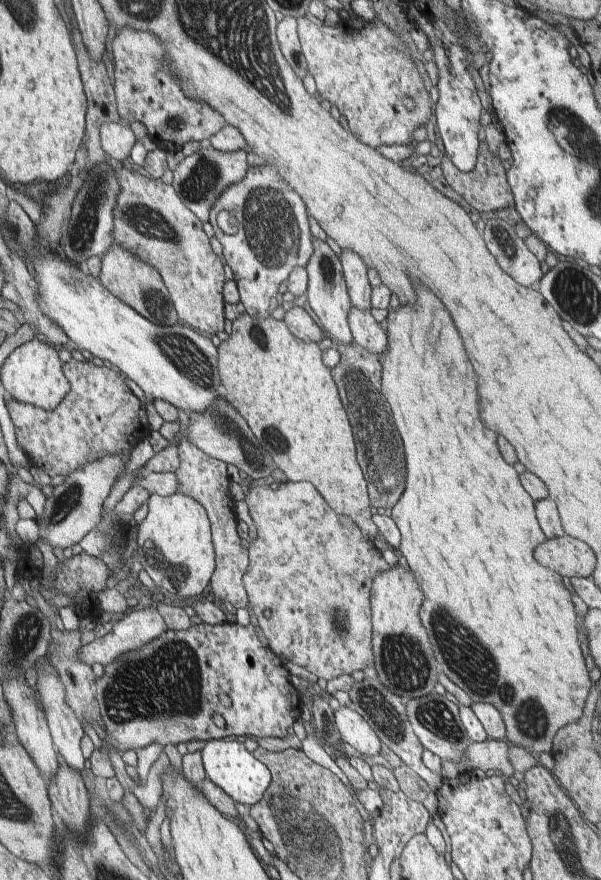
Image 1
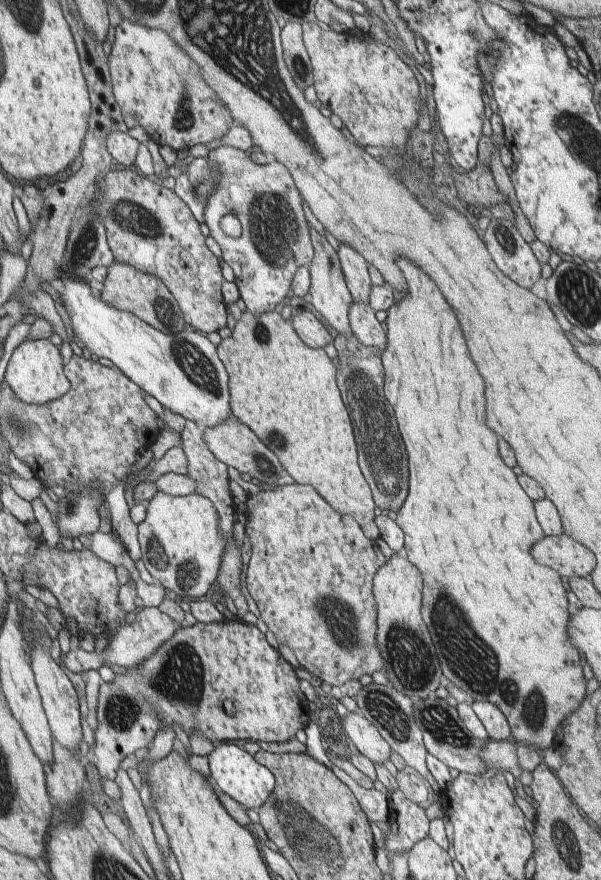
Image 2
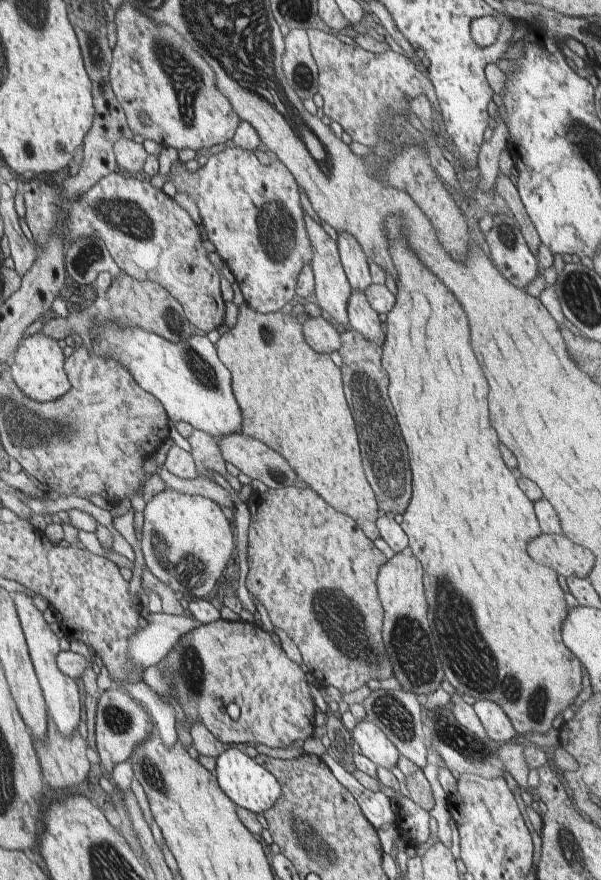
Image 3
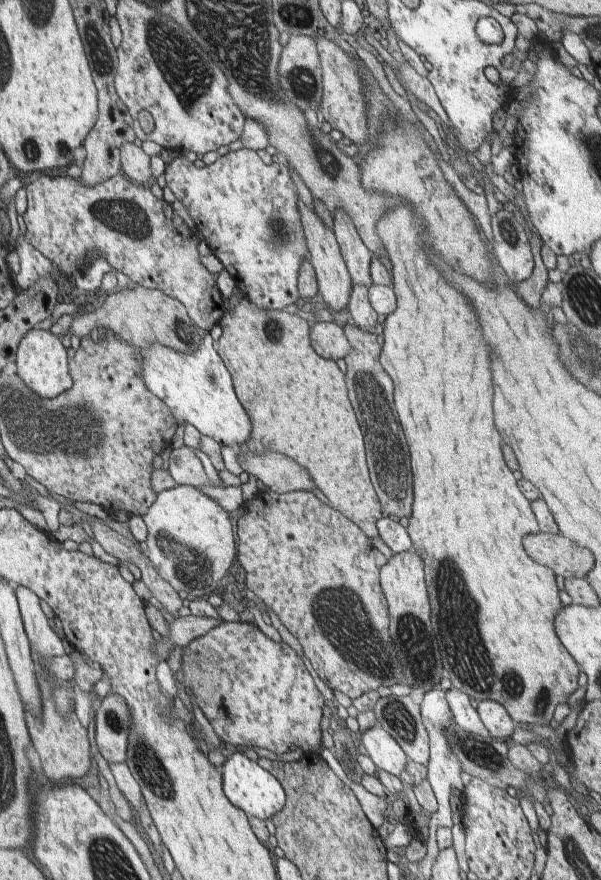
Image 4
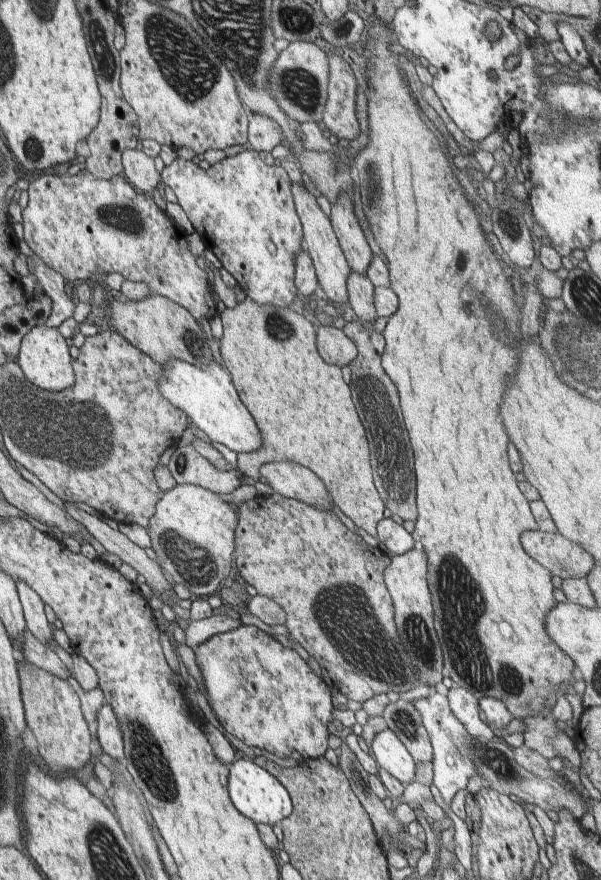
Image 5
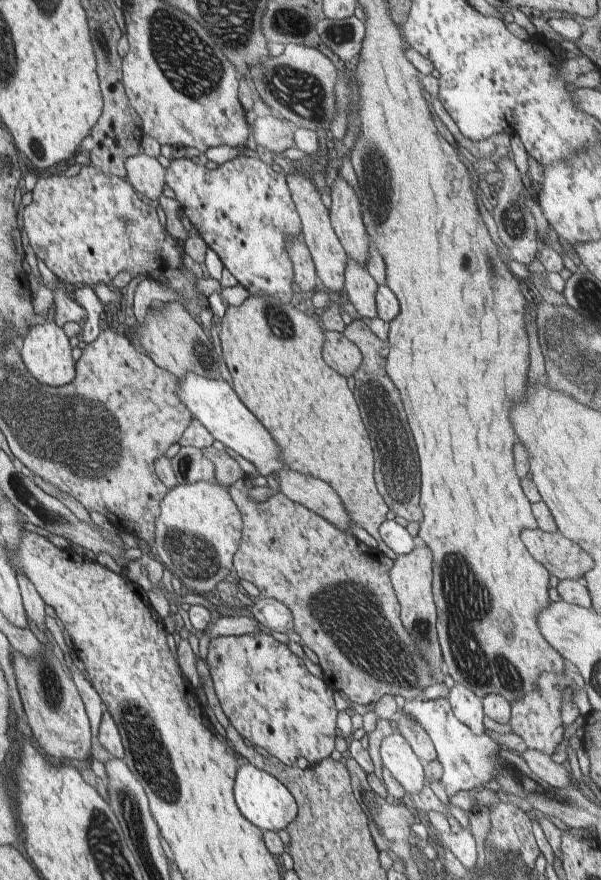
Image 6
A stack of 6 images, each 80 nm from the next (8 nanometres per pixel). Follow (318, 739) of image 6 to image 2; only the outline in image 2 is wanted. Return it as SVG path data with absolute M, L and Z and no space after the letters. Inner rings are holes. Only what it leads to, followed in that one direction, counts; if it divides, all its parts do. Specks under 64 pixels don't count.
M224 620L222 622L215 623L196 623L191 626L185 625L182 627L170 640L167 640L162 646L148 659L145 660L138 668L129 669L129 672L124 675L117 675L116 680L112 683L105 681L101 682L99 689L99 700L97 705L97 727L95 727L95 753L98 759L96 766L99 768L102 776L108 779L115 780L117 770L120 768L119 764L131 754L138 754L142 751L146 751L152 745L154 736L160 728L160 722L164 722L172 727L174 722L189 735L192 730L198 729L204 733L215 744L221 744L222 740L249 740L250 742L288 742L296 736L298 730L306 730L310 725L309 709L307 706L307 699L302 690L300 689L300 679L294 671L296 668L292 667L282 655L278 649L274 649L268 641L266 641L266 635L262 633L256 625L248 625L243 620ZM224 700L232 700L236 707L236 715L228 716L224 712L222 702Z

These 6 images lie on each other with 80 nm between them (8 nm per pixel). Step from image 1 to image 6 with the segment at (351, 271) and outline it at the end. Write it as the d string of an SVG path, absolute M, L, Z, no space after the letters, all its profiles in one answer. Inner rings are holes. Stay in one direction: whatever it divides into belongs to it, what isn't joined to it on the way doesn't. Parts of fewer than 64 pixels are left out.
M337 172L331 179L332 228L340 239L348 258L365 265L370 239L363 223L363 209L359 193Z

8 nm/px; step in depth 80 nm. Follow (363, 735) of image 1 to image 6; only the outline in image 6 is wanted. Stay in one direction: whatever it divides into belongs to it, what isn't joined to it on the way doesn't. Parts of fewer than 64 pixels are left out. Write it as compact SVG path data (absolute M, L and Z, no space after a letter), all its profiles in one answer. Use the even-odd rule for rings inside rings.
M394 733L381 744L383 766L402 785L406 795L418 794L424 785L424 764L400 734Z

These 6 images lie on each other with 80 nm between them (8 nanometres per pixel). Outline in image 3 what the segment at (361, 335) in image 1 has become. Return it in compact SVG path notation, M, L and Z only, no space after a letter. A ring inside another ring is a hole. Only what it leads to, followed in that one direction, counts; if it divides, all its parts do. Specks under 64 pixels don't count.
M351 291L347 302L349 328L357 330L364 338L382 344L385 333L378 313L370 306L365 291Z

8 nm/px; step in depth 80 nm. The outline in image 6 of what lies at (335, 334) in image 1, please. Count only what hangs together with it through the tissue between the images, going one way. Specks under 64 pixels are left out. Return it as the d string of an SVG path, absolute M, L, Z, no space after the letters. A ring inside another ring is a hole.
M298 171L288 173L286 174L286 180L292 200L301 218L301 225L303 226L301 239L304 240L305 245L310 249L320 284L331 291L344 293L344 273L348 256L332 228L329 210L322 203L320 193L318 193L315 184L312 184L302 173Z

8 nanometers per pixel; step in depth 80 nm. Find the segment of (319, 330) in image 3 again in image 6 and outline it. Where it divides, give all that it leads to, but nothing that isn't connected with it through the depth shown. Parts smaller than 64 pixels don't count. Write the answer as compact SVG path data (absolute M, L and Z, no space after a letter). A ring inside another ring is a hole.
M324 331L323 359L343 377L358 373L363 361L361 350L344 333Z

